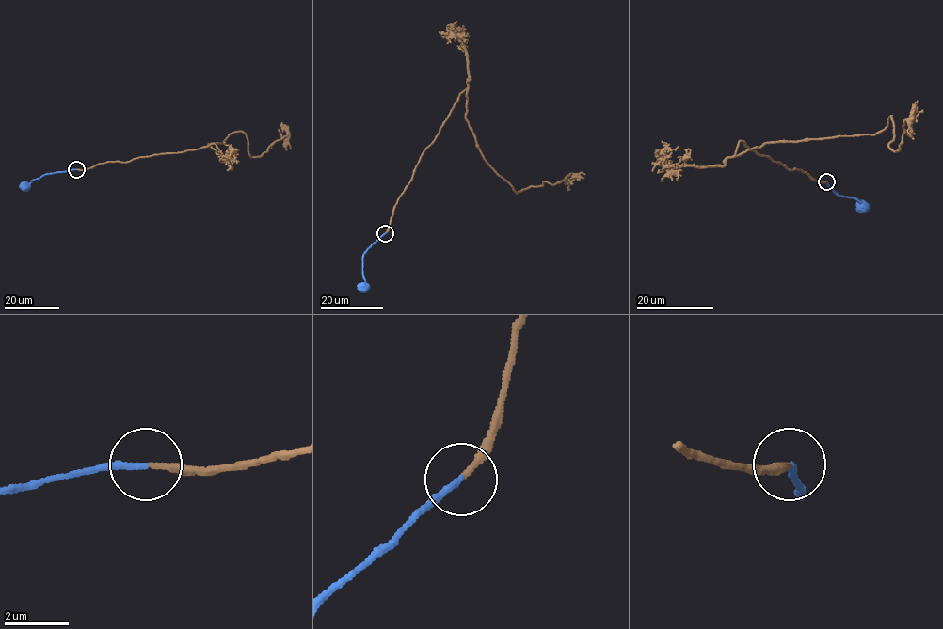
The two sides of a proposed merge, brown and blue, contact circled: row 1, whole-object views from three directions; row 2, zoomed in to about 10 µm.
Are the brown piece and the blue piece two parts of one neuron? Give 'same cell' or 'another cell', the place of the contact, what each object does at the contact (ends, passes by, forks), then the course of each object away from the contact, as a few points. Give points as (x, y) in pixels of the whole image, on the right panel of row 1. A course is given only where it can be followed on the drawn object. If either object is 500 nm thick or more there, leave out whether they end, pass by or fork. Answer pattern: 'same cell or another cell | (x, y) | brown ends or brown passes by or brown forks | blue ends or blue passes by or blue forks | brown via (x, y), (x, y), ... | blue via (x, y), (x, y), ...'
same cell | (826, 181) | brown ends | blue ends | brown via (826, 181), (739, 143), (740, 155), (873, 134), (892, 116), (888, 146), (900, 150), (922, 110) | blue via (826, 181), (837, 194), (854, 197), (863, 210)

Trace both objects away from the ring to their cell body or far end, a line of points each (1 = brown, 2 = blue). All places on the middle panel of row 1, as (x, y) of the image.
1: (386, 232), (420, 157), (467, 87), (466, 120), (477, 146), (515, 191), (560, 182), (573, 174), (567, 190)
2: (386, 232), (363, 255), (365, 282), (361, 285), (360, 290)

